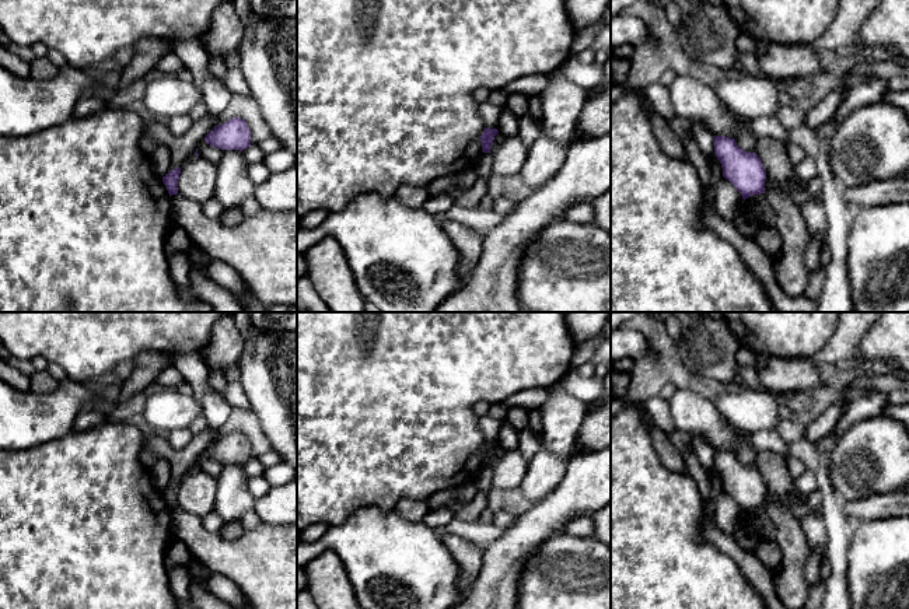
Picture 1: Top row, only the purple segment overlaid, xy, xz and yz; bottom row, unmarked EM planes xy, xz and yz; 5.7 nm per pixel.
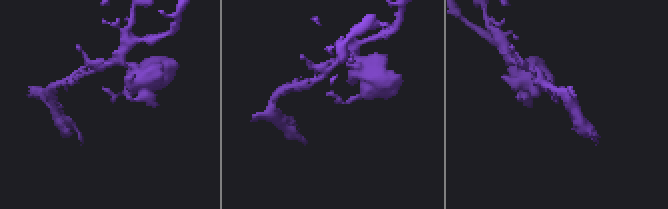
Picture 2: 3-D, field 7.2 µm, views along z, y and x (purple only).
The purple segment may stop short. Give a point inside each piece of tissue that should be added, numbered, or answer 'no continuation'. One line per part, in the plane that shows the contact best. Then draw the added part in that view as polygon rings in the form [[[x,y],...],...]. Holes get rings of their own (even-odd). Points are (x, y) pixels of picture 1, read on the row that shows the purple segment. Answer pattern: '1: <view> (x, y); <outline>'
no continuation

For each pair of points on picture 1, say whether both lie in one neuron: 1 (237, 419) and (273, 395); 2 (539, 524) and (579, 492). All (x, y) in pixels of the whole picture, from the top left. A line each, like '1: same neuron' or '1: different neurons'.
1: different neurons
2: same neuron

